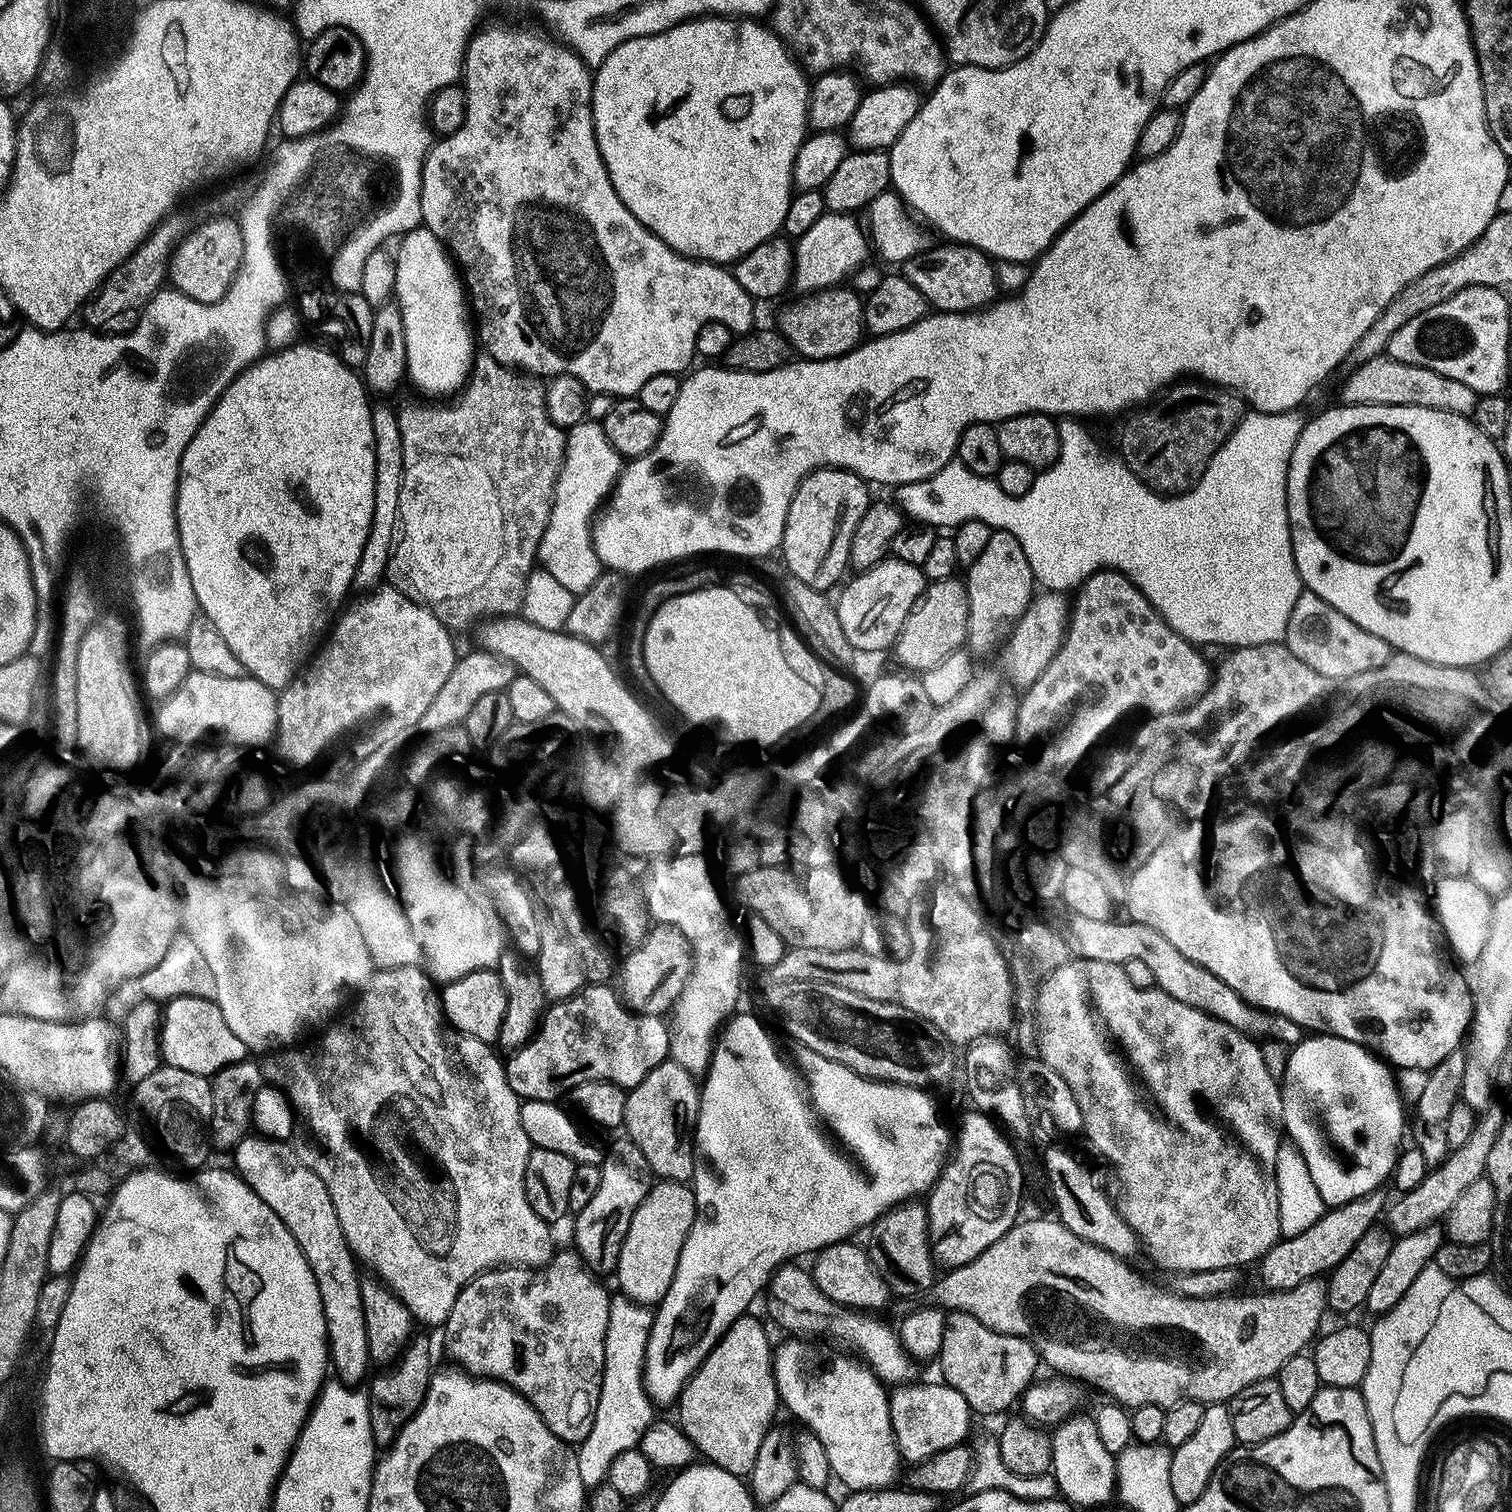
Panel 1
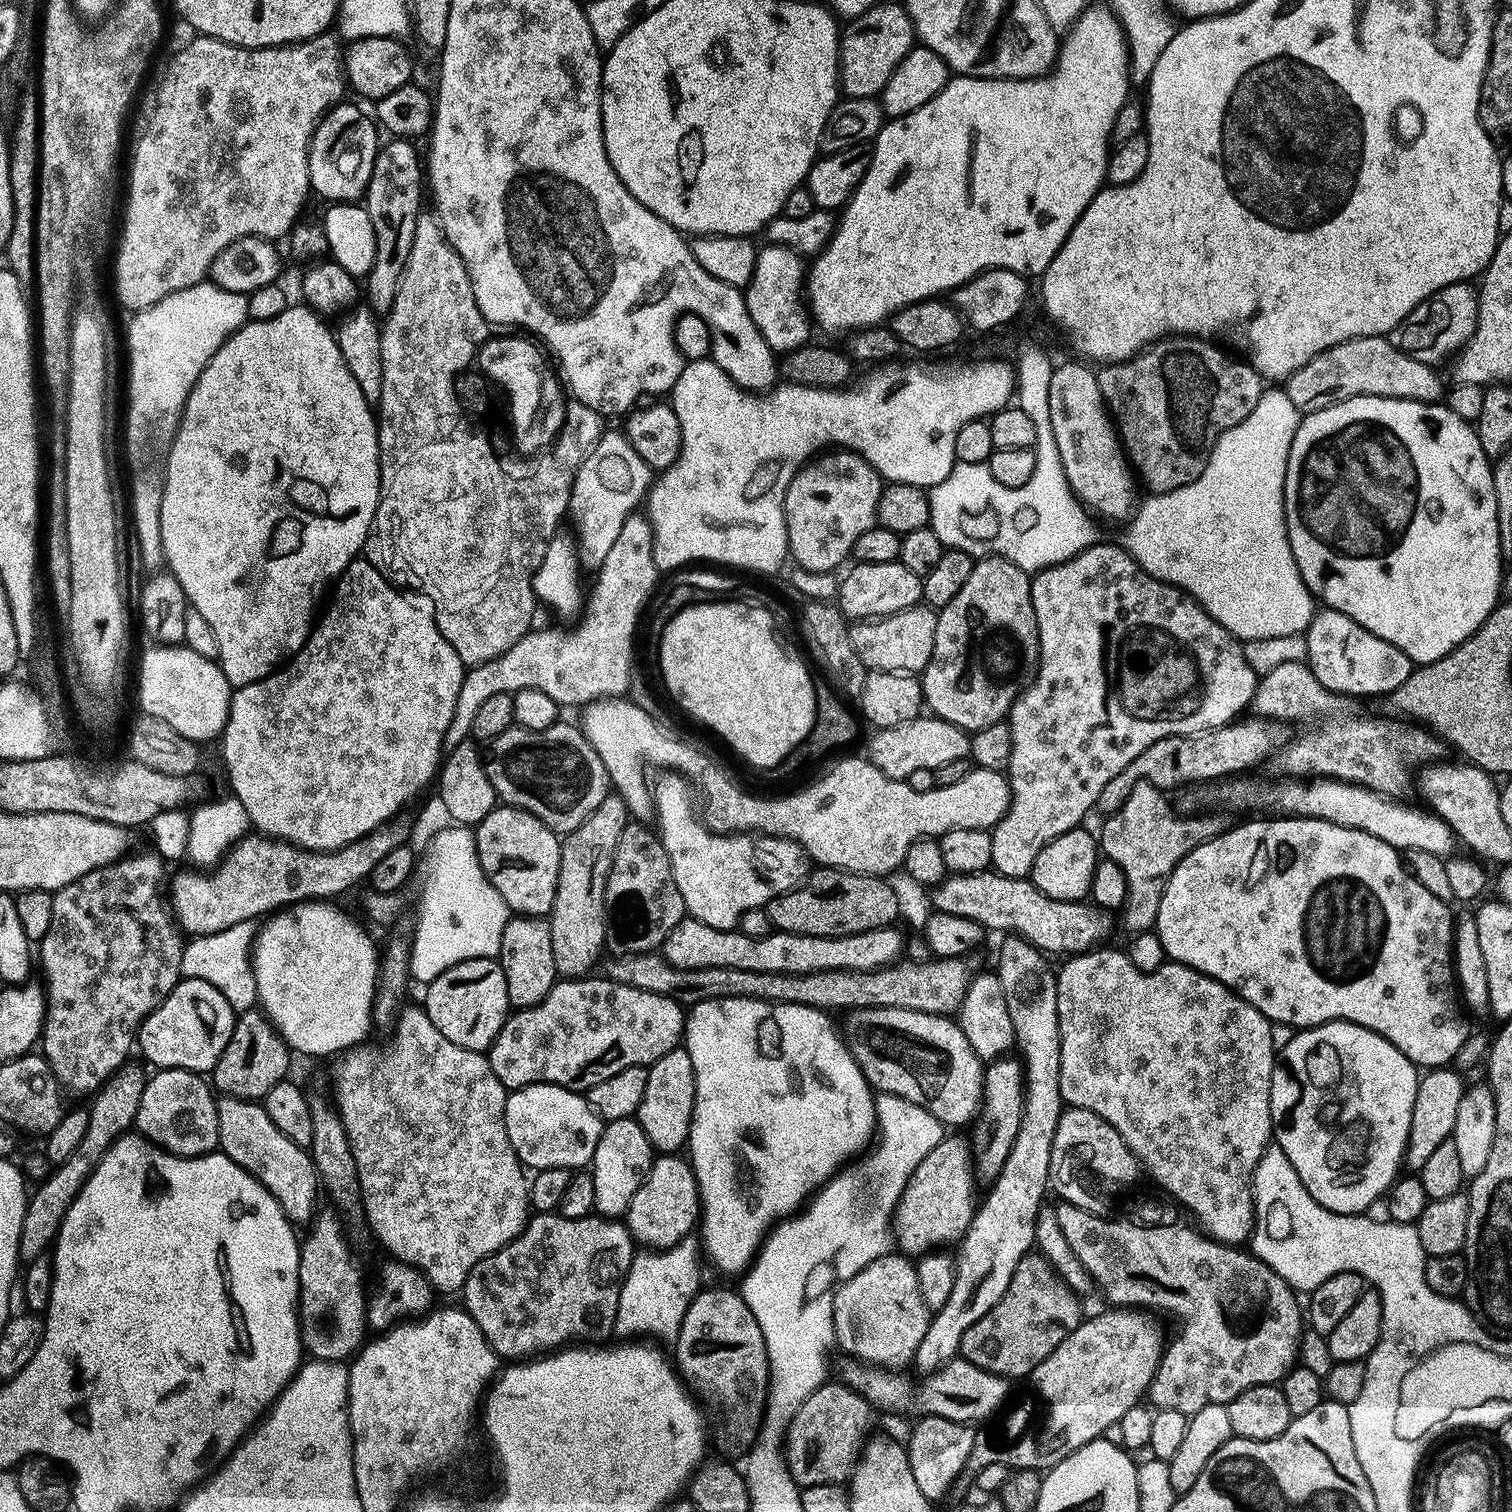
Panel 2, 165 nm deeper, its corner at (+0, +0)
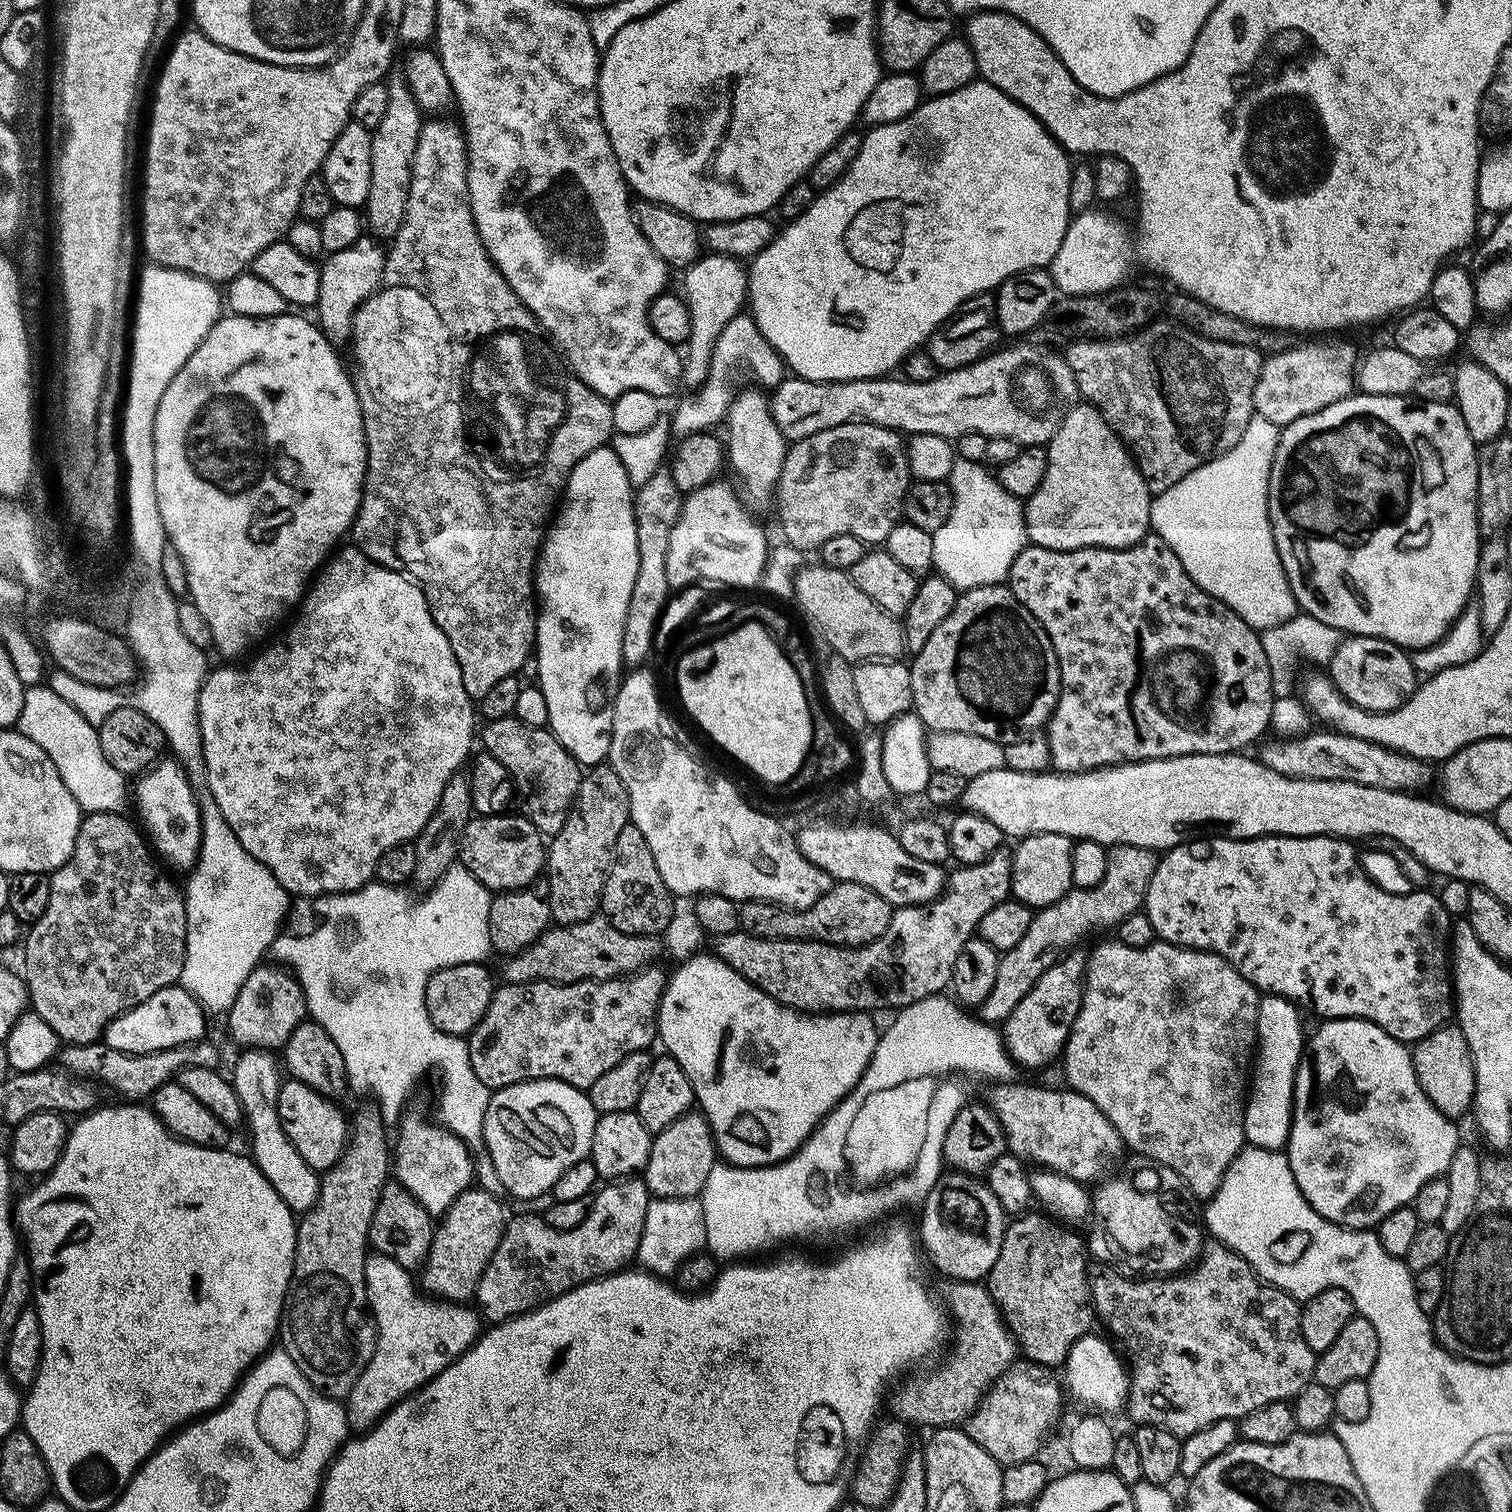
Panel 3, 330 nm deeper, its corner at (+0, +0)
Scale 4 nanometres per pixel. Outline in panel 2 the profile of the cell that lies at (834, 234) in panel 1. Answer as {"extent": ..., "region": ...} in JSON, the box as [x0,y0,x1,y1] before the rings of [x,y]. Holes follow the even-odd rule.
{"extent":[744,243,814,354],"region":[[[765,243],[763,247],[757,251],[754,274],[744,292],[744,301],[750,310],[750,318],[754,318],[754,326],[758,326],[762,338],[766,338],[766,342],[771,346],[773,352],[787,354],[805,347],[810,340],[808,335],[814,332],[813,321],[806,311],[805,301],[802,299],[802,293],[806,288],[806,264],[797,252],[783,248],[781,244]]]}

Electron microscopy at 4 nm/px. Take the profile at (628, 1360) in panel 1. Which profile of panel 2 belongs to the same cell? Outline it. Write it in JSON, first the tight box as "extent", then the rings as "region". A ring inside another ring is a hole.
{"extent":[613,1235,702,1344],"region":[[[695,1235],[687,1236],[670,1248],[635,1253],[623,1280],[622,1290],[619,1291],[613,1333],[624,1340],[653,1338],[668,1344],[675,1343],[684,1314],[694,1298],[694,1290],[702,1284],[699,1259],[700,1242]]]}

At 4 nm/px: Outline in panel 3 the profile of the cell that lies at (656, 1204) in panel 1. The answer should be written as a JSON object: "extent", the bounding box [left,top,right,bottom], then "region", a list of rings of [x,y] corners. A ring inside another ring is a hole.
{"extent":[642,1110,718,1199],"region":[[[693,1110],[653,1135],[650,1158],[644,1167],[642,1179],[655,1198],[690,1199],[699,1197],[706,1186],[706,1177],[717,1163],[718,1153],[712,1138],[712,1127],[703,1114]]]}

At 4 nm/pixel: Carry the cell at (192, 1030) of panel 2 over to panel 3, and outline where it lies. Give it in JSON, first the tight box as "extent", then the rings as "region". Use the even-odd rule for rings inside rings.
{"extent":[102,986,209,1054],"region":[[[182,986],[163,988],[146,1002],[134,1006],[128,1012],[123,1012],[106,1026],[102,1037],[103,1043],[114,1046],[114,1050],[122,1050],[126,1054],[150,1054],[154,1050],[170,1050],[174,1046],[196,1044],[203,1041],[208,1028],[209,1017],[203,1004],[197,1002],[196,997]]]}

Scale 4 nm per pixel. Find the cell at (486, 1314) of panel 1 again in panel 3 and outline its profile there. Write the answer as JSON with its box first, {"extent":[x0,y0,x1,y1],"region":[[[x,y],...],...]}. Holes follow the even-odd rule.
{"extent":[474,1178,650,1322],"region":[[[625,1178],[605,1183],[591,1197],[592,1209],[586,1214],[586,1222],[582,1222],[582,1226],[574,1226],[574,1230],[554,1230],[554,1226],[545,1222],[540,1214],[516,1216],[513,1220],[511,1217],[504,1225],[502,1242],[498,1242],[498,1250],[494,1250],[476,1287],[474,1304],[482,1313],[483,1319],[492,1320],[488,1322],[512,1320],[524,1312],[539,1308],[553,1296],[566,1294],[571,1288],[577,1288],[591,1280],[601,1280],[603,1276],[613,1276],[615,1272],[625,1271],[637,1259],[636,1251],[642,1239],[649,1199],[650,1193],[643,1179]]]}

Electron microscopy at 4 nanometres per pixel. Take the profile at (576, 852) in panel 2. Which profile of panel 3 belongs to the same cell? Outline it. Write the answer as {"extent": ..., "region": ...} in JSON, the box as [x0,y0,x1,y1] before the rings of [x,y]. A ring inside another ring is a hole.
{"extent":[546,762,630,925],"region":[[[607,762],[589,767],[583,773],[578,794],[562,830],[551,837],[546,848],[546,895],[557,925],[586,922],[597,915],[618,834],[622,834],[629,822],[630,802],[622,778],[618,778],[612,765]]]}

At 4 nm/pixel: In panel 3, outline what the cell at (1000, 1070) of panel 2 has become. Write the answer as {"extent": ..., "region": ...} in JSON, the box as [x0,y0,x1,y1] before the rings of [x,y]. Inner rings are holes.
{"extent":[1002,950,1085,1068],"region":[[[1069,950],[1050,966],[1030,986],[1030,990],[1010,1010],[1010,1014],[1002,1022],[1004,1046],[1009,1056],[1017,1065],[1024,1068],[1044,1068],[1052,1059],[1059,1057],[1068,1042],[1068,1036],[1074,1026],[1074,1018],[1082,1006],[1084,997],[1085,953],[1080,950]]]}

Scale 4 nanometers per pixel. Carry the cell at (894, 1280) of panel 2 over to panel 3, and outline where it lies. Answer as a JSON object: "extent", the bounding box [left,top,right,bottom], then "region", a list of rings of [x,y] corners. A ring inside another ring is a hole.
{"extent":[892,1280,1018,1430],"region":[[[948,1280],[941,1286],[938,1296],[946,1308],[948,1303],[947,1311],[950,1316],[952,1311],[952,1316],[956,1319],[956,1345],[948,1356],[948,1364],[942,1365],[928,1377],[905,1379],[899,1385],[900,1393],[892,1404],[893,1410],[896,1411],[893,1413],[900,1420],[912,1426],[925,1424],[928,1430],[956,1426],[967,1420],[968,1415],[979,1406],[985,1392],[1018,1359],[1016,1339],[1008,1331],[1000,1307],[983,1283]]]}

